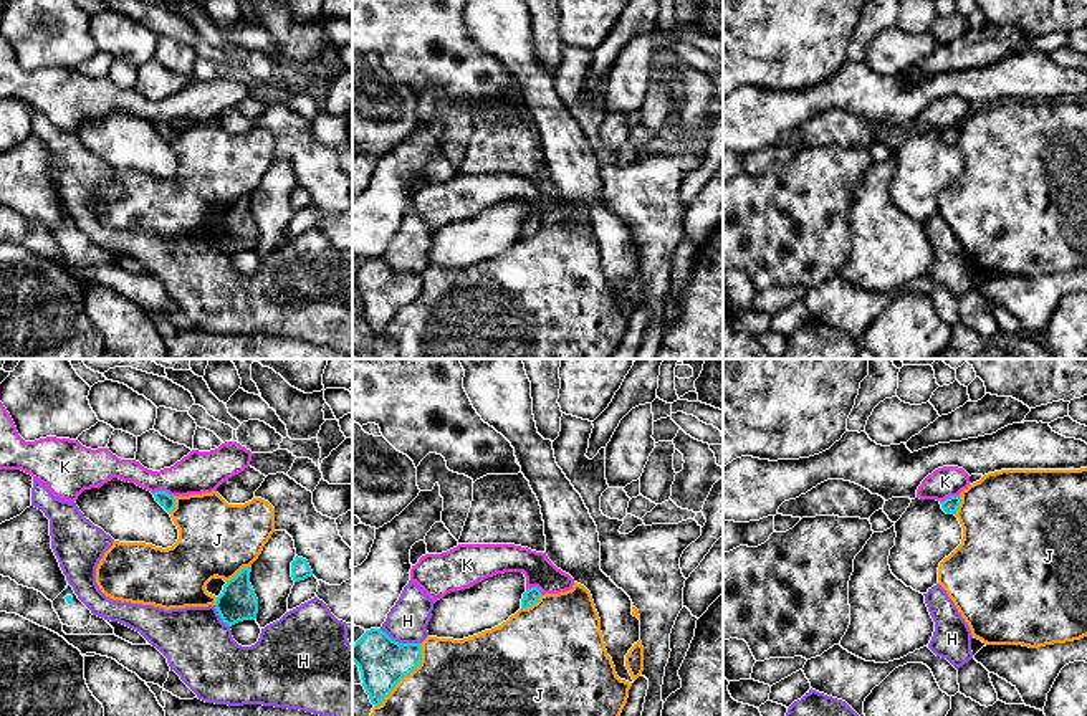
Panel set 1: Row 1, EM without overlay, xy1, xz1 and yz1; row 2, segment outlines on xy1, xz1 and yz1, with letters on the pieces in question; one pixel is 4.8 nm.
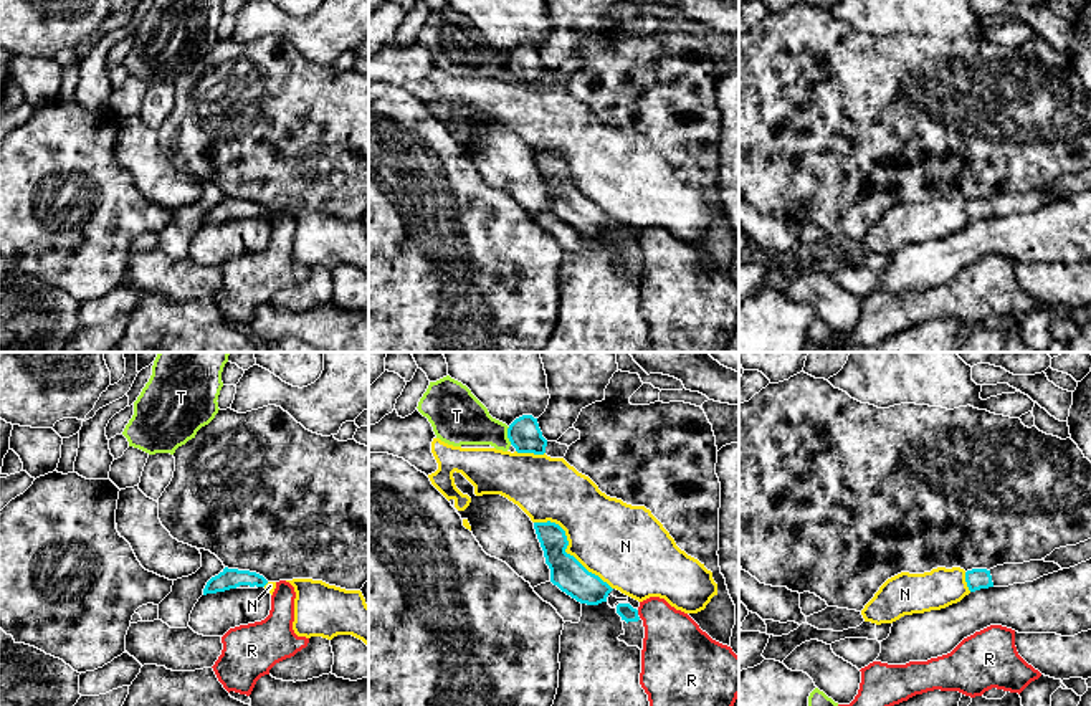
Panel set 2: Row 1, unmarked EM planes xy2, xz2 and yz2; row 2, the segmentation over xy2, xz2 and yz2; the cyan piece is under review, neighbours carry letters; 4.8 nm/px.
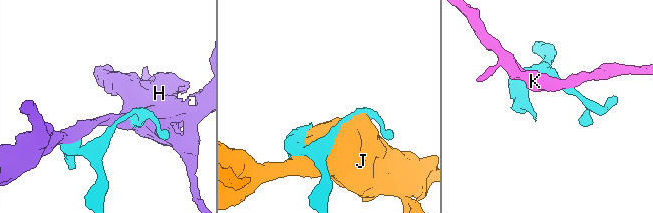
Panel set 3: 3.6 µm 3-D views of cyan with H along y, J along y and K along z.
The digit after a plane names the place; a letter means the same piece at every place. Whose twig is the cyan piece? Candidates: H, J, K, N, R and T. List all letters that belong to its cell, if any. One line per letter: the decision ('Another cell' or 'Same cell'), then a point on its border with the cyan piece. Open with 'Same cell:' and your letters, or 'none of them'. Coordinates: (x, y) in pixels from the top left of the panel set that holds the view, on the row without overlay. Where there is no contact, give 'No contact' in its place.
Same cell: none of them
H: Another cell. Touches cyan at xz1 (397, 272)
J: Another cell. Touches cyan at xz1 (406, 305)
K: Another cell. Touches cyan at xy1 (162, 121)
N: Another cell. Touches cyan at xz2 (566, 177)
R: Another cell. Touches cyan at xz2 (637, 242)
T: Another cell. Touches cyan at xz2 (508, 65)

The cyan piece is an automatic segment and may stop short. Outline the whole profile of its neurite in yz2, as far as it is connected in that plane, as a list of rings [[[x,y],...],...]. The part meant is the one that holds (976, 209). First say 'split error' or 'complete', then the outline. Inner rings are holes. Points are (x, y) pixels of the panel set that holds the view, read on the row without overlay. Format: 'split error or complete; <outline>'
split error; [[[1030,190],[1023,193],[1003,193],[990,200],[972,198],[965,202],[965,212],[970,222],[989,217],[1008,217],[1013,213],[1033,212],[1043,205],[1063,200],[1055,192]]]

